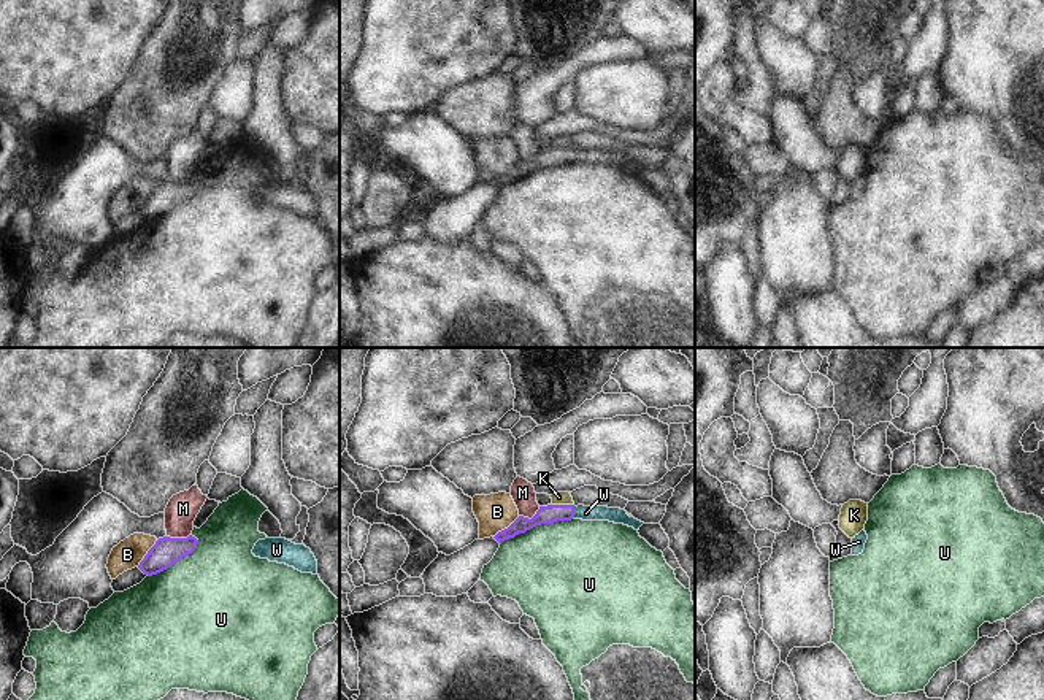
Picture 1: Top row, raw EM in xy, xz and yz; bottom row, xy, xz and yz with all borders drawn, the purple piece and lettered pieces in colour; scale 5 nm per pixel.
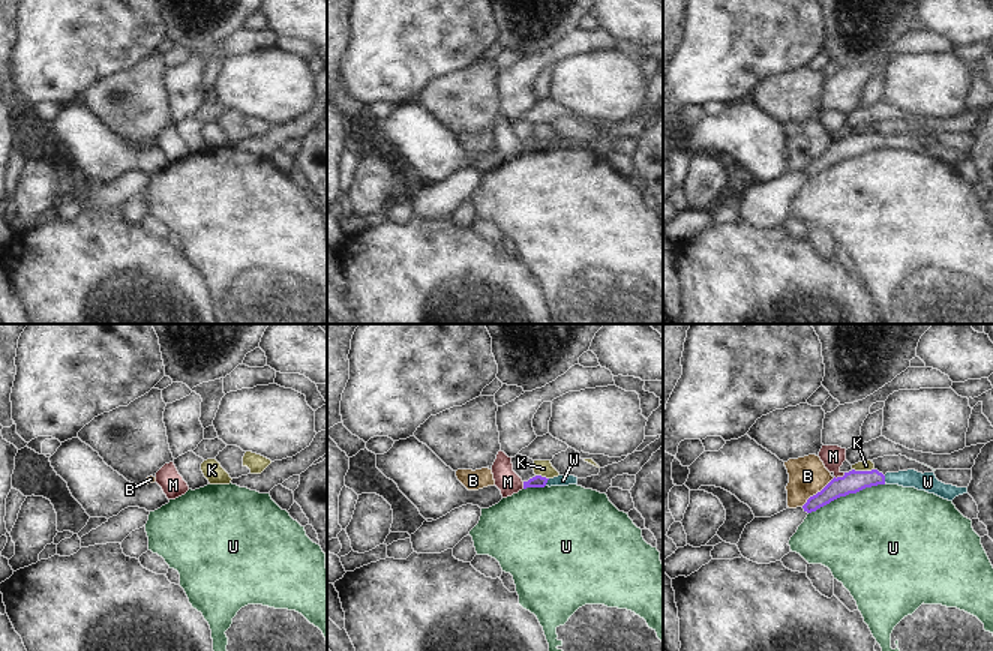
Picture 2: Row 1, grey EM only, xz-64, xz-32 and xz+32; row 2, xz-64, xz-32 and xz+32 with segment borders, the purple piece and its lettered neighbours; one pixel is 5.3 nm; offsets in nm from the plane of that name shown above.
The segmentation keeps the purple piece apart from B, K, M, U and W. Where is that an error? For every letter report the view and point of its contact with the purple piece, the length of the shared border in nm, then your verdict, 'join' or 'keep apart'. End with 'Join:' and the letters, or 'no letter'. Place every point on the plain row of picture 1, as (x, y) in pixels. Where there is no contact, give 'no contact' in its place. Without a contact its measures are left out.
B: contact xy (148, 197); length 170 nm; keep apart
K: contact xz (564, 150); length 110 nm; keep apart
M: contact xz (532, 162); length 120 nm; keep apart
U: contact xz (535, 170); length 400 nm; keep apart
W: contact xz (573, 157); length 70 nm; join
Join: W

